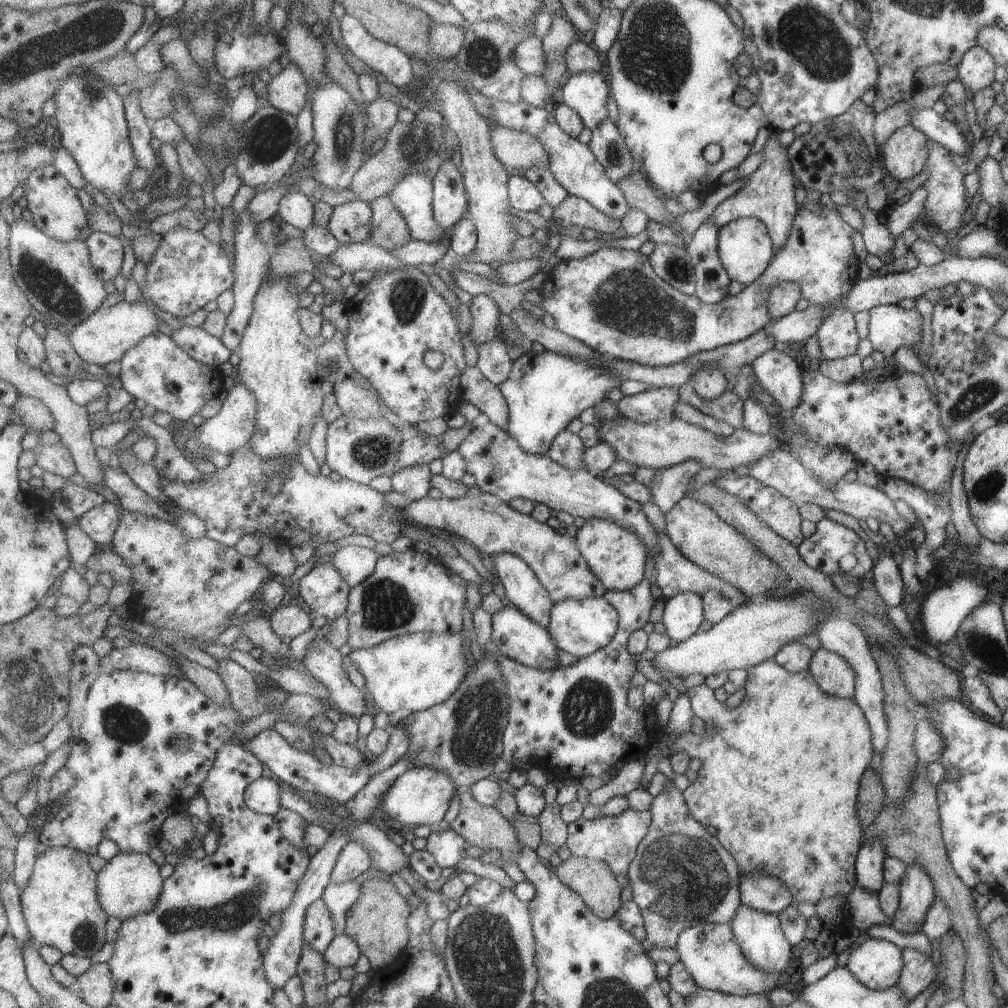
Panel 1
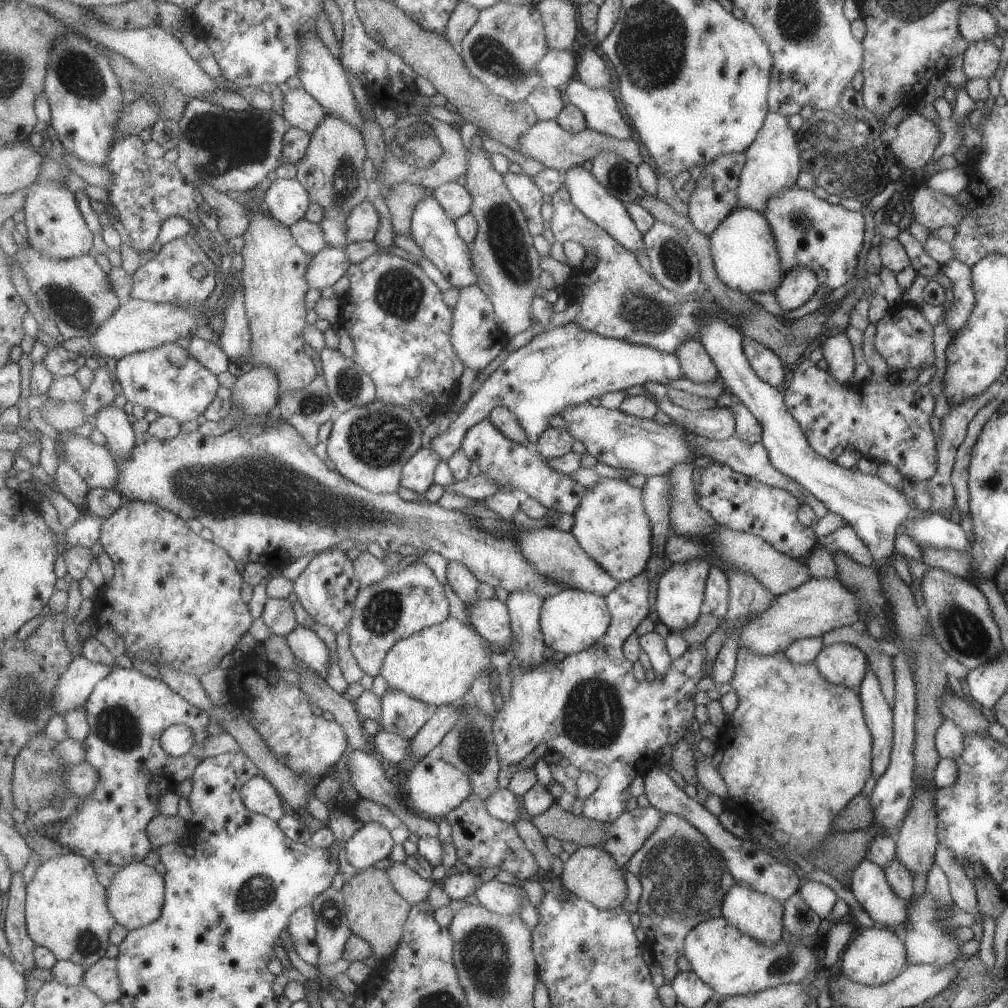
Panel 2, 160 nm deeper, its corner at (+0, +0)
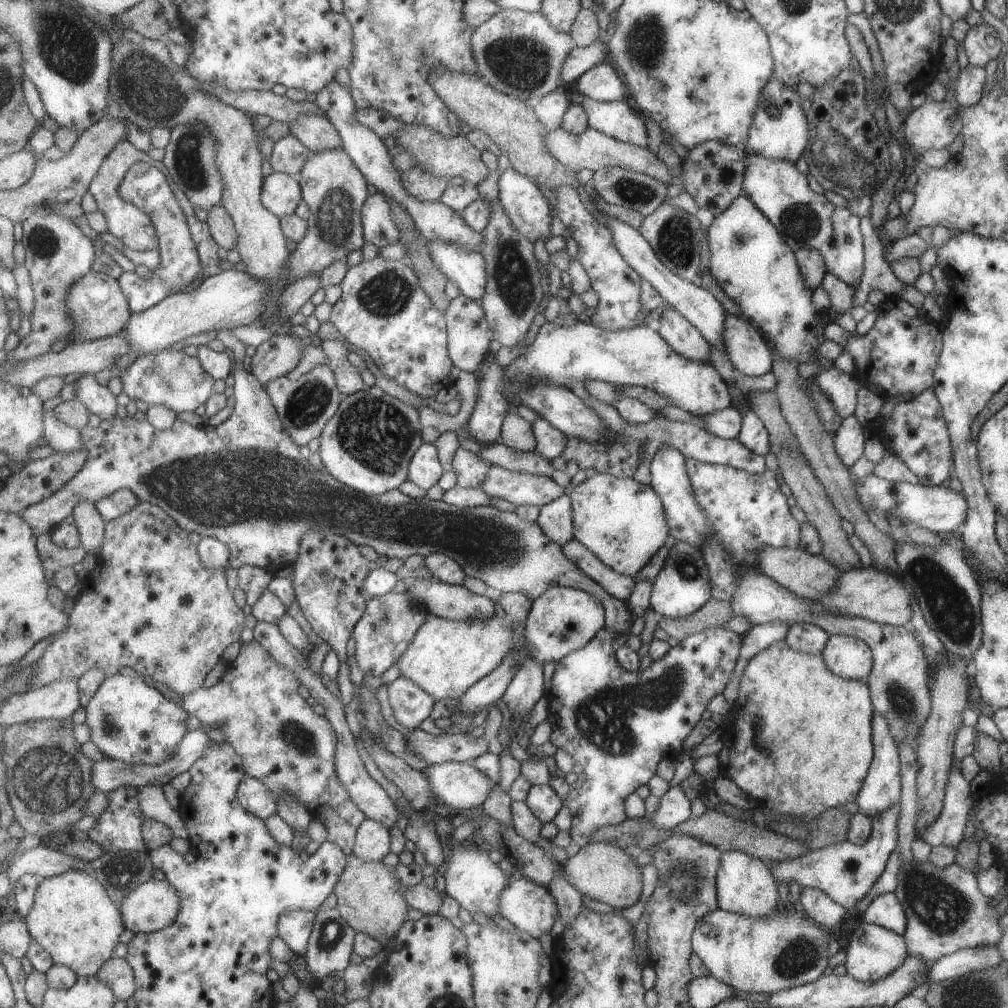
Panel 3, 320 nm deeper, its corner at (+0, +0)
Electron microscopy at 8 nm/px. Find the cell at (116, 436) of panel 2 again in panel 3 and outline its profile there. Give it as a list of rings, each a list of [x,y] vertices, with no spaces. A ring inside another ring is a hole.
[[[87,373],[75,382],[76,398],[102,421],[114,419],[117,414],[117,398],[110,386],[99,384],[94,373]]]

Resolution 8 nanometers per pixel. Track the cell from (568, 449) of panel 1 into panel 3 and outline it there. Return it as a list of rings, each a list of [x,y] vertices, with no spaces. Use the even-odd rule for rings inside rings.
[[[538,417],[532,425],[538,440],[536,451],[549,460],[563,456],[568,436],[543,417]]]

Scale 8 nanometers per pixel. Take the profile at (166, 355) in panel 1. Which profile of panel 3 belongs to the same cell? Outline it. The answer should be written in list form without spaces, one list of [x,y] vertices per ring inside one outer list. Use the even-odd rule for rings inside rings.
[[[165,350],[139,356],[133,364],[125,368],[121,379],[124,392],[132,400],[142,400],[147,404],[164,404],[178,413],[197,410],[201,404],[207,404],[214,393],[215,379],[203,366],[199,357],[192,357],[187,352]]]

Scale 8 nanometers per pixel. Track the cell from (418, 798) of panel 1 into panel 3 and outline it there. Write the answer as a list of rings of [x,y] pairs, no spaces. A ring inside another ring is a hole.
[[[472,762],[436,763],[425,773],[446,812],[483,808],[498,781],[478,770]]]

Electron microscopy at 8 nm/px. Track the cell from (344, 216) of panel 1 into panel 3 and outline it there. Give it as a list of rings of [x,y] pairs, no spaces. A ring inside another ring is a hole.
[[[378,191],[366,201],[362,210],[366,239],[377,247],[397,244],[401,232],[391,216],[391,204],[386,194]]]

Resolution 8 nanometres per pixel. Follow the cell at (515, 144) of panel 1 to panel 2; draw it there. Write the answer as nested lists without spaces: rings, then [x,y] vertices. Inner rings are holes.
[[[539,121],[534,124],[520,140],[520,146],[513,149],[522,155],[530,156],[538,162],[544,164],[546,168],[565,170],[582,165],[583,162],[591,162],[592,158],[603,151],[609,151],[621,155],[627,162],[637,166],[641,162],[648,161],[644,155],[641,144],[635,139],[616,139],[609,135],[604,135],[590,128],[585,128],[579,132],[572,133],[565,130],[559,121]]]

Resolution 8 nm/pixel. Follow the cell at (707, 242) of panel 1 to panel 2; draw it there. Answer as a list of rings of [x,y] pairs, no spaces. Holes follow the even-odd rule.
[[[743,152],[716,156],[702,166],[701,176],[694,181],[695,188],[690,192],[688,200],[688,218],[692,225],[707,238],[715,227],[736,208],[736,190],[745,159]]]

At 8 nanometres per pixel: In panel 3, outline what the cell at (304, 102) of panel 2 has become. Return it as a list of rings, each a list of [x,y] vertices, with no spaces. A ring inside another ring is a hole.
[[[303,115],[290,127],[292,134],[300,138],[313,154],[344,148],[341,133],[327,116]]]

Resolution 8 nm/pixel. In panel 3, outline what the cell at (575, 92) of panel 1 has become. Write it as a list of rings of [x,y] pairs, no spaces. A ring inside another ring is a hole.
[[[582,95],[580,105],[586,112],[589,128],[633,146],[647,147],[645,118],[635,112],[631,102],[600,103]]]

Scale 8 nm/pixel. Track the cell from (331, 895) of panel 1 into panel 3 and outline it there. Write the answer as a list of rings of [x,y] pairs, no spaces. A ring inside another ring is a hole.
[[[337,906],[333,909],[321,910],[316,915],[316,922],[309,941],[306,959],[308,967],[318,982],[332,975],[342,975],[351,966],[354,942],[359,932],[343,918]]]

